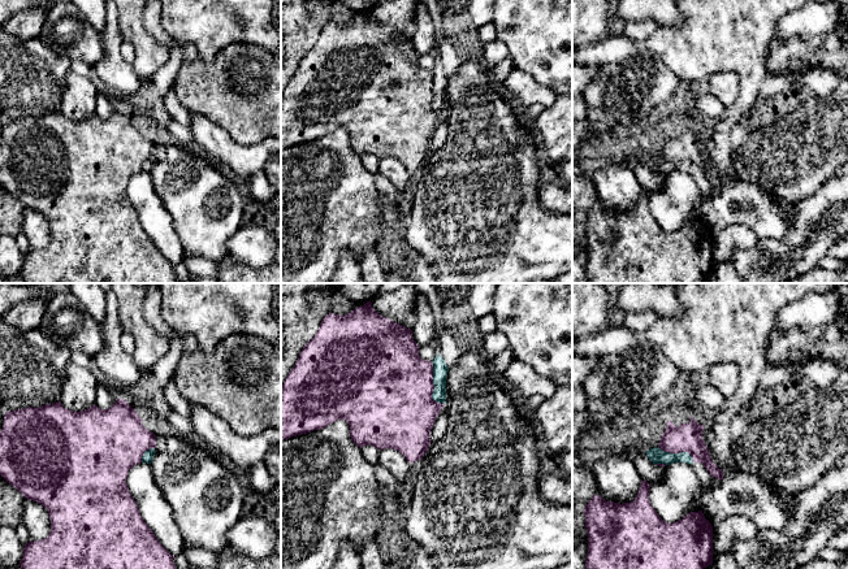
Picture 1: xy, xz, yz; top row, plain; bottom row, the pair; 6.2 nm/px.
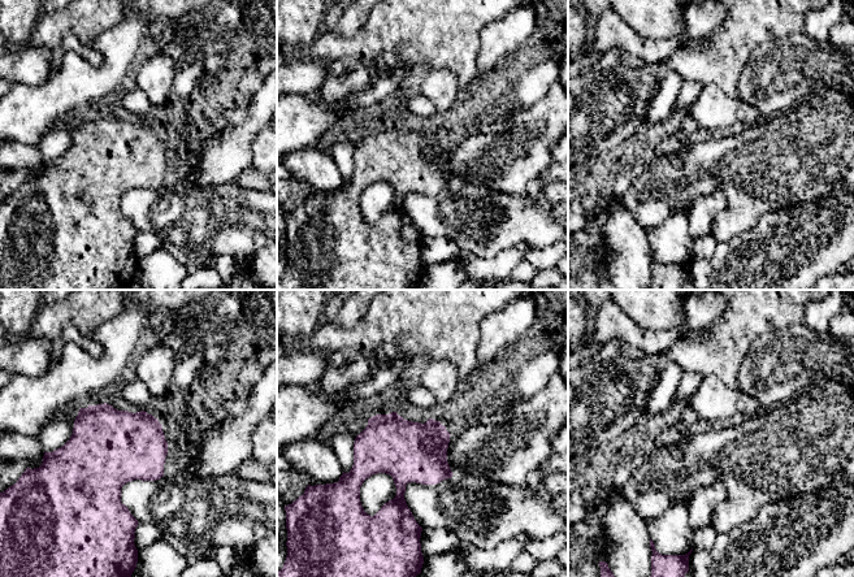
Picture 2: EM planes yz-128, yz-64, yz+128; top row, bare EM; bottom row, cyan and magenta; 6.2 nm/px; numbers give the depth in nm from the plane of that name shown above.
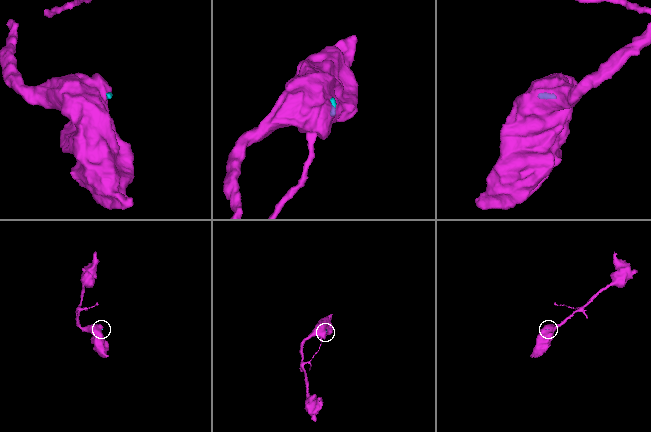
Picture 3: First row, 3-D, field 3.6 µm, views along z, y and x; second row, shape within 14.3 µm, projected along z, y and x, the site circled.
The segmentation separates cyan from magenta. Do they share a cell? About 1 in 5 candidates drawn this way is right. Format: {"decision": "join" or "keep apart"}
{"decision": "keep apart"}

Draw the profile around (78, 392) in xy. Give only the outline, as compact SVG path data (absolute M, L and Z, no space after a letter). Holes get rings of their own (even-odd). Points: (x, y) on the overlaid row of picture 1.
M69 361L60 401L73 412L88 409L95 405L98 386L99 383L88 368L82 368Z

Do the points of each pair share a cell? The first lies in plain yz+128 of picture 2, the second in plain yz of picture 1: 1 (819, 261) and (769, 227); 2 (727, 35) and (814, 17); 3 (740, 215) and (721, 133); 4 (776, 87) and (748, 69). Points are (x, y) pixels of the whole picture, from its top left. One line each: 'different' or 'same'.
1: different
2: different
3: different
4: different

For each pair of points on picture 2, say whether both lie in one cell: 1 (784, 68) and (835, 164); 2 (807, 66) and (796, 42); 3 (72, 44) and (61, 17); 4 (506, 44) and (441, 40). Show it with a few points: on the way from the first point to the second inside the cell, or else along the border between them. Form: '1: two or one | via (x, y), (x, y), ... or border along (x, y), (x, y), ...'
1: two | border along (814, 94), (780, 112)
2: one | via (801, 60), (797, 56), (797, 48)
3: two | border along (89, 47), (73, 34), (68, 34), (53, 51)
4: two | border along (497, 18), (480, 33), (475, 73)

